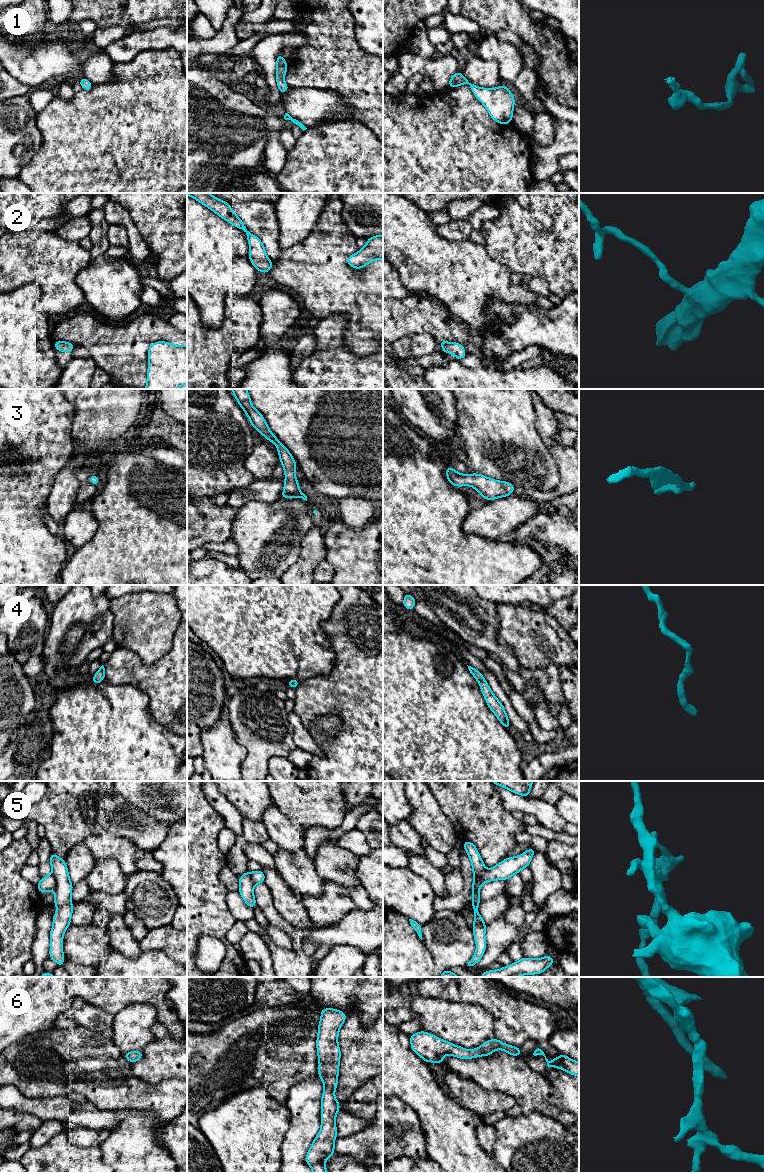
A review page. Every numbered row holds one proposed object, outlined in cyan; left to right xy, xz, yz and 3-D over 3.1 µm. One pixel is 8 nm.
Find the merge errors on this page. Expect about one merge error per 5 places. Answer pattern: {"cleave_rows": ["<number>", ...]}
{"cleave_rows": ["5"]}

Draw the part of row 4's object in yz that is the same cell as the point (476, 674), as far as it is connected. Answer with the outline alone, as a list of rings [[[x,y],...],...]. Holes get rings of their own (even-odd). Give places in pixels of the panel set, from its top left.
[[[468,666],[468,669],[472,676],[478,681],[488,707],[496,715],[497,719],[501,722],[501,724],[506,729],[509,729],[512,725],[509,722],[504,706],[491,691],[487,681],[483,678],[482,673],[471,666]]]

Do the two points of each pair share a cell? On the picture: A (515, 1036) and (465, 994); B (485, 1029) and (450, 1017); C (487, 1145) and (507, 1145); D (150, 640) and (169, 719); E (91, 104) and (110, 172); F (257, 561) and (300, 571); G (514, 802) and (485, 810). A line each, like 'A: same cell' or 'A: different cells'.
A: same cell
B: same cell
C: different cells
D: different cells
E: same cell
F: different cells
G: different cells

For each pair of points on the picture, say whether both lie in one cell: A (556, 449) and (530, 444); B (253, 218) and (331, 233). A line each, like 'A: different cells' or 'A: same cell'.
A: different cells
B: different cells

